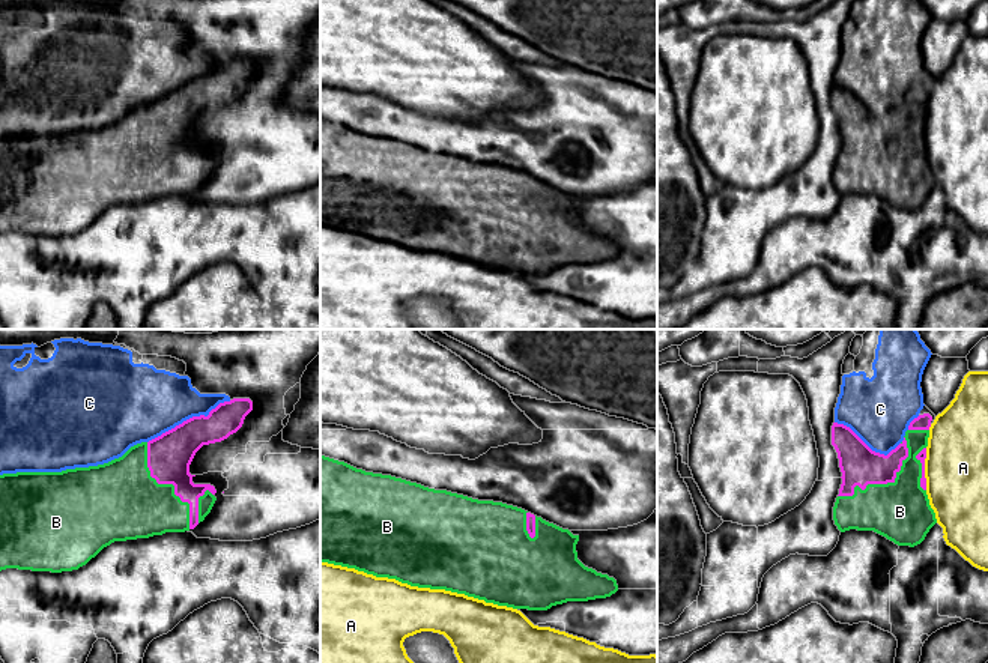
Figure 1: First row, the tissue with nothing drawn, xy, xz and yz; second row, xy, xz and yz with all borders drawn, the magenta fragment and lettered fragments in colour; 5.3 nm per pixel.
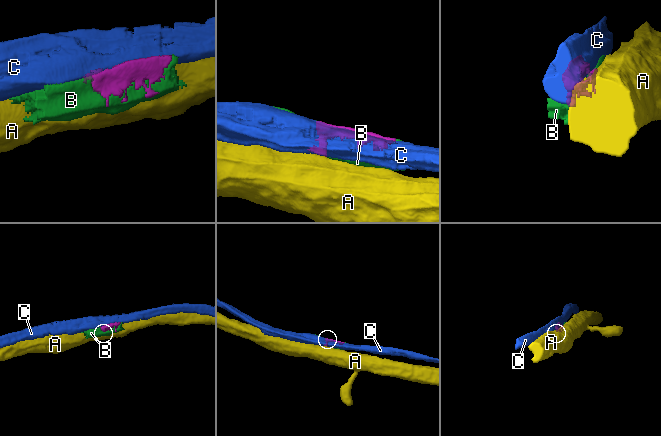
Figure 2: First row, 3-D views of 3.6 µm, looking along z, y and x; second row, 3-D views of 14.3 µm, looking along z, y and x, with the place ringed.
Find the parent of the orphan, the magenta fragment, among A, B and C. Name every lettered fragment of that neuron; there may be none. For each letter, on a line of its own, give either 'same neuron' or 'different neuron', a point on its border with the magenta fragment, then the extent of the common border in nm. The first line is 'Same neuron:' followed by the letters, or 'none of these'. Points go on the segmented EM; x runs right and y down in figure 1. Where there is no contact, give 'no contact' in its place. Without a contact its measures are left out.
Same neuron: B
A: different neuron; contact yz (924, 469); length 220 nm
B: same neuron; contact yz (884, 483); length 480 nm
C: different neuron; contact xy (190, 418); length 500 nm

